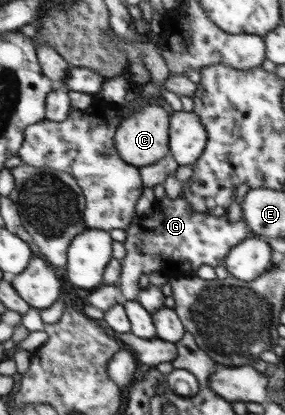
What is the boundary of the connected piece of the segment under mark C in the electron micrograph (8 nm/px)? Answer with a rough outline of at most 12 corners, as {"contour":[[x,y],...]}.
{"contour":[[143,104],[114,132],[118,154],[133,166],[167,154],[169,114]]}

